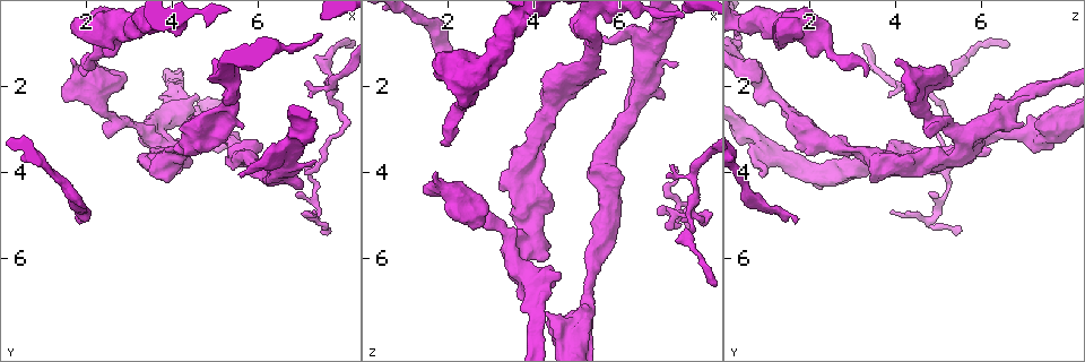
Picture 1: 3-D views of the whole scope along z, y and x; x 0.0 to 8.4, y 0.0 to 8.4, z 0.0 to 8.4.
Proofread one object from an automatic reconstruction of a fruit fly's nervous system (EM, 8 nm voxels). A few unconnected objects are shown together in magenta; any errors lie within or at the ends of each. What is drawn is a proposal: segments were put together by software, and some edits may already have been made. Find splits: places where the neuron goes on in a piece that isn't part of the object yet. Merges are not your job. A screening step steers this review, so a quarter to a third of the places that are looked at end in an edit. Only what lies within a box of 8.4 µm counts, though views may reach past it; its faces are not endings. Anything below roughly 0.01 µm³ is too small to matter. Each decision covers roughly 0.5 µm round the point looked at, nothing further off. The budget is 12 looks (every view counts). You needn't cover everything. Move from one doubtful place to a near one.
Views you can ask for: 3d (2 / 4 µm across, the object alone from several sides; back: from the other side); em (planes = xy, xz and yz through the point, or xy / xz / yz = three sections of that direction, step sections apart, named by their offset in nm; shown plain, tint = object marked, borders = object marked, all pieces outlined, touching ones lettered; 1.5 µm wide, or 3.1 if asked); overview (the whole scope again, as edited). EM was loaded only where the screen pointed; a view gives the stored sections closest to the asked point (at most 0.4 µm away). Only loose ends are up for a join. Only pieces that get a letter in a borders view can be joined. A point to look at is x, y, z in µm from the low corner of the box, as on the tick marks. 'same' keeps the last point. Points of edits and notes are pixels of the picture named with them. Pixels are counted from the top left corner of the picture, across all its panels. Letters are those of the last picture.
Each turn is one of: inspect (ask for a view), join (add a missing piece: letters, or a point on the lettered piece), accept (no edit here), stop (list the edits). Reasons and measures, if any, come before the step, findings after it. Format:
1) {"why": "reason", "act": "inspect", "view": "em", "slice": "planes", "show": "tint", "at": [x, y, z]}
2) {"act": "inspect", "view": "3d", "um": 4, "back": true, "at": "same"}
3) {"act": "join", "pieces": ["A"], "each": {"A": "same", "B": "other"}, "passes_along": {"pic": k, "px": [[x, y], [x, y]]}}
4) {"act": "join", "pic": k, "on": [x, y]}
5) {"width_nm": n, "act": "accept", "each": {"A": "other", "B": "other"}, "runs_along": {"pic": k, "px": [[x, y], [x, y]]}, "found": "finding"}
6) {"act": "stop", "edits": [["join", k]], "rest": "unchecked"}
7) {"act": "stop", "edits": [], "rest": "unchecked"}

{"why": "free end", "act": "inspect", "view": "3d", "um": 4, "at": [7.35, 3.70, 1.45]}

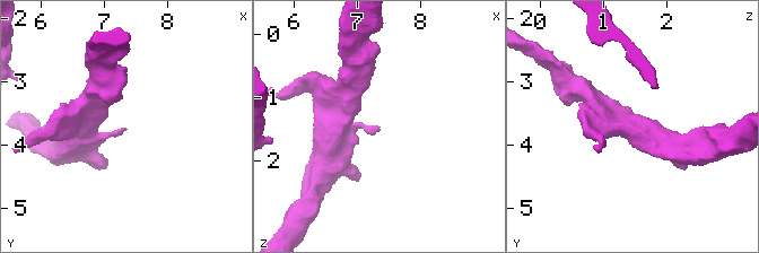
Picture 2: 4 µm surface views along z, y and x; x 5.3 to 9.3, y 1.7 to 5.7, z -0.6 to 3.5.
{"act": "inspect", "view": "em", "slice": "planes", "show": "plain", "at": [7.30, 3.75, 1.50]}

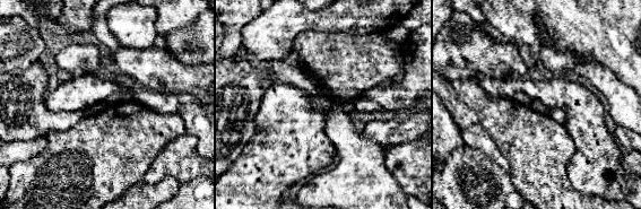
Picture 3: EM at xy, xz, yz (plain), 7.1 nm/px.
{"why": "what lies round it", "act": "inspect", "view": "em", "slice": "planes", "show": "borders", "at": "same"}

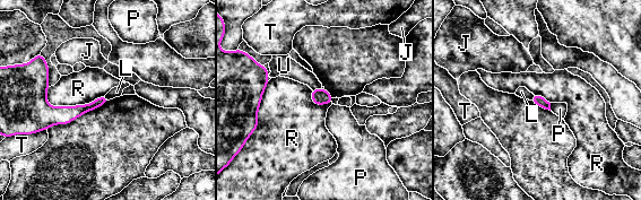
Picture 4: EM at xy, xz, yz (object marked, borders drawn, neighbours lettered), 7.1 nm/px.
{"longest_contact_nm": ["R", 420], "act": "accept", "each": {"J": "other", "L": "other", "P": "other", "R": "other", "T": "other", "U": "other"}, "border": {"pic": 4, "px": [[104, 95], [59, 106], [45, 98]]}, "found": "no lettered piece goes on from it"}

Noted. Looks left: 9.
{"why": "an open end", "act": "inspect", "view": "em", "slice": "planes", "show": "borders", "at": [5.60, 4.05, 0.90]}

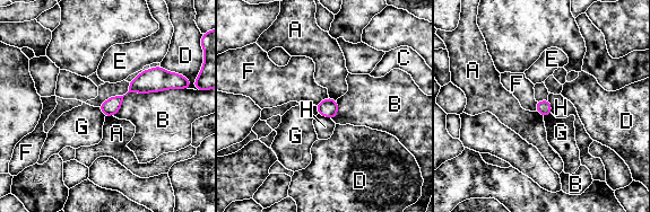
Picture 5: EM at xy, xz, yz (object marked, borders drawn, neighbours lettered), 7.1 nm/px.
{"width_nm": 100, "act": "accept", "each": {"A": "other", "B": "other", "C": "other", "D": "other", "E": "other", "F": "other", "G": "other", "H": "other"}, "found": "none of them fits"}

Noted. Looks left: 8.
{"why": "thin end", "act": "inspect", "view": "3d", "um": 2, "at": [7.45, 5.35, 5.45]}

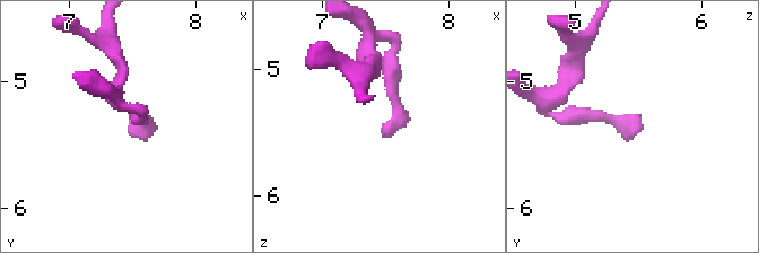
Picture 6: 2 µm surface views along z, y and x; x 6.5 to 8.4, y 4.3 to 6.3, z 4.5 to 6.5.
{"act": "inspect", "view": "em", "slice": "xz", "step": 8, "show": "tint", "at": [7.46, 5.42, 5.50]}

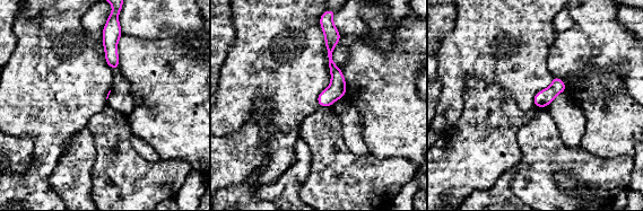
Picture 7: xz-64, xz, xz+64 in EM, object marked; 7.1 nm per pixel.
{"act": "inspect", "view": "em", "slice": "planes", "show": "borders", "at": "same"}

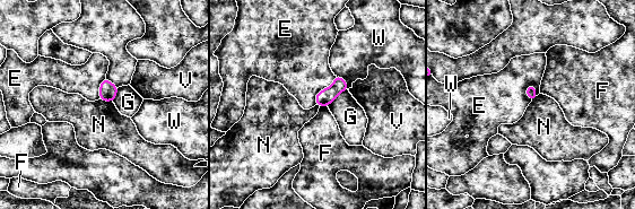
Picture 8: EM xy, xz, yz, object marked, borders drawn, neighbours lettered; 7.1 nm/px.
{"act": "accept", "each": {"E": "other", "F": "other", "G": "other", "N": "other", "V": "other", "W": "other"}, "border": {"pic": 8, "px": [[99, 98], [112, 102]]}, "found": "no lettered piece goes on from it"}

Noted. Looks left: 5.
{"why": "an open end", "act": "inspect", "view": "em", "slice": "xy", "step": 8, "show": "tint", "at": [2.00, 1.80, 3.30]}

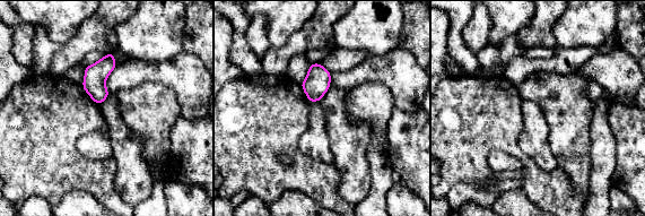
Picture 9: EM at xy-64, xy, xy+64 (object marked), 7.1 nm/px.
{"act": "inspect", "view": "em", "slice": "xz", "step": 8, "show": "borders", "at": "same"}

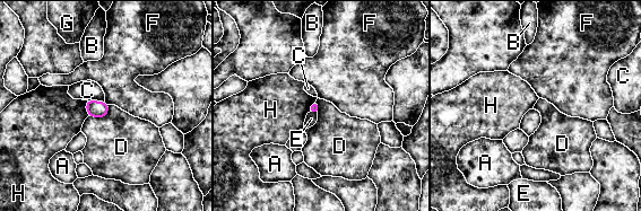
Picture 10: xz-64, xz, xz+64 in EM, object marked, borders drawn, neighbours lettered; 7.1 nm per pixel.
{"act": "accept", "each": {"A": "other", "B": "other", "C": "other", "D": "other", "E": "other", "F": "other", "G": "other", "H": "other"}, "found": "none of them fits"}

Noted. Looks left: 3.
{"why": "end of a long branch", "act": "inspect", "view": "em", "slice": "planes", "show": "tint", "at": [1.90, 5.15, 1.75]}

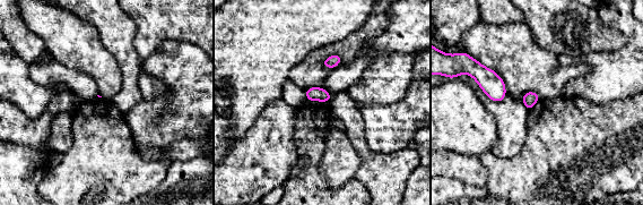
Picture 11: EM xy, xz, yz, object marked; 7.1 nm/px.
{"why": "what lies round it", "act": "inspect", "view": "em", "slice": "planes", "show": "borders", "at": "same"}

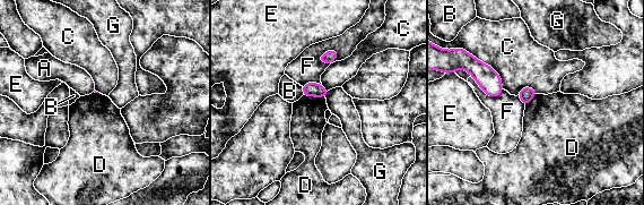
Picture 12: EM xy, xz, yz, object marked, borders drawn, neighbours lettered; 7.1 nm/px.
{"act": "accept", "each": {"A": "other", "B": "other", "C": "other", "D": "other", "E": "other", "F": "other", "G": "other"}, "border": {"pic": 12, "px": [[304, 94], [324, 97]]}, "found": "no lettered piece goes on from it"}

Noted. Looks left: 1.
{"act": "stop", "edits": [], "rest": "unchecked"}

